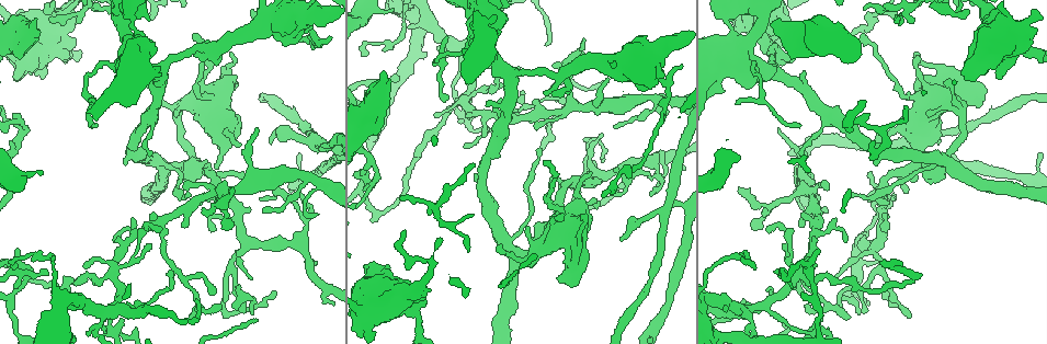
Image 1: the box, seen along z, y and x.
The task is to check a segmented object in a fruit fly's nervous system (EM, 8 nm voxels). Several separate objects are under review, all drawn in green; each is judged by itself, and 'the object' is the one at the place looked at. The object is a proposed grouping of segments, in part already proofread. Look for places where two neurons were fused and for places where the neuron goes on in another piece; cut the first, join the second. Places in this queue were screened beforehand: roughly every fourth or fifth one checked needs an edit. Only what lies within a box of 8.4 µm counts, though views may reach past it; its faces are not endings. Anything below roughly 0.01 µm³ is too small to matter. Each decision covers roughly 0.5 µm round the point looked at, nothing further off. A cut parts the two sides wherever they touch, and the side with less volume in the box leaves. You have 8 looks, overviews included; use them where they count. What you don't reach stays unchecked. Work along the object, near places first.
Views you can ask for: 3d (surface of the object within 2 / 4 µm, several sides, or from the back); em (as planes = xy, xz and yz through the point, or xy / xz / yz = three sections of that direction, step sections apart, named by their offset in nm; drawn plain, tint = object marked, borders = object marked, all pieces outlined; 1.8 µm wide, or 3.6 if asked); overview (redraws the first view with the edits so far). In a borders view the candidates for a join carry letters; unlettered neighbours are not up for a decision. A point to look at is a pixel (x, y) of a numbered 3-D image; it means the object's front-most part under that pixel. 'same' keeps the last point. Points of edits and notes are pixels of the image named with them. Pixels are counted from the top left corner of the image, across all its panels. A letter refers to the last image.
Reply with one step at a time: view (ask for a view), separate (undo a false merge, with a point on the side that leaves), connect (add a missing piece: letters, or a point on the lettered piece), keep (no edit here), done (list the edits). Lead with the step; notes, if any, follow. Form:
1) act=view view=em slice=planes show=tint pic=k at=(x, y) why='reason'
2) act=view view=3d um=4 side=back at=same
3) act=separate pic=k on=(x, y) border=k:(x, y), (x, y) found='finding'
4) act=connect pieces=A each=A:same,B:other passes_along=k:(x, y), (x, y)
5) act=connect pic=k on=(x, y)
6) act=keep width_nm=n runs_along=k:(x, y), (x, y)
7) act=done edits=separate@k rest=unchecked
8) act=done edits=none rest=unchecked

act=view view=3d um=4 pic=1 at=(110, 273) why='four-way junction'

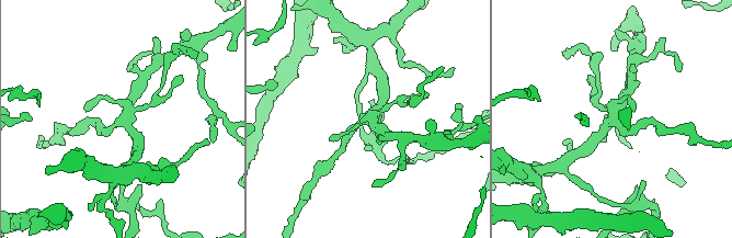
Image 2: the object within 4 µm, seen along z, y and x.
act=view view=em slice=planes show=tint pic=2 at=(609, 120)

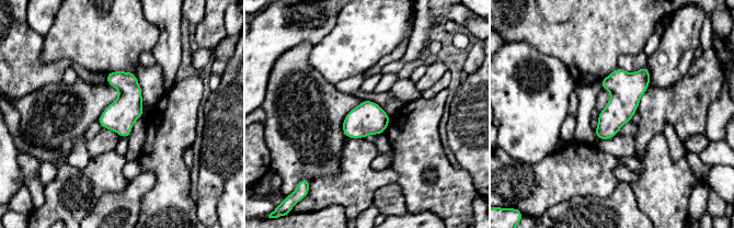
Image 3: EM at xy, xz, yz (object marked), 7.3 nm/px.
act=view view=em slice=planes show=borders at=same

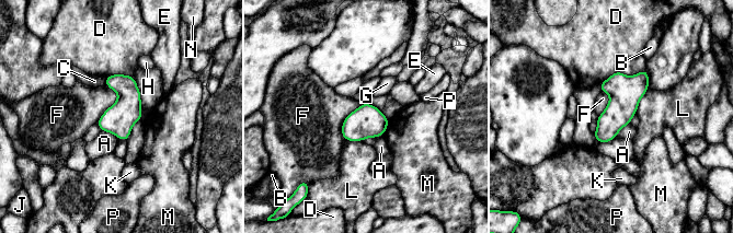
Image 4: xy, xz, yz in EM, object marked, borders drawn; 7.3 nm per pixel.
act=keep each=A:other,B:other,C:other,D:other,E:other,F:other,G:other,H:other,J:other,K:other,L:other,M:other,N:other,P:other found='one neuron here'

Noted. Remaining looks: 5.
act=view view=em slice=xz step=16 show=plain pic=1 at=(214, 49) why='arms part here'

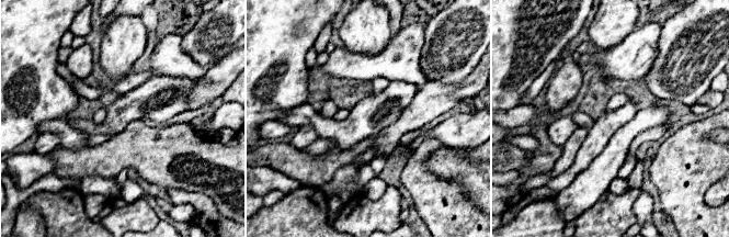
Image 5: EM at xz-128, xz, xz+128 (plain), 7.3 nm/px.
act=view view=em slice=xz step=16 show=borders at=same why='what lies round it'

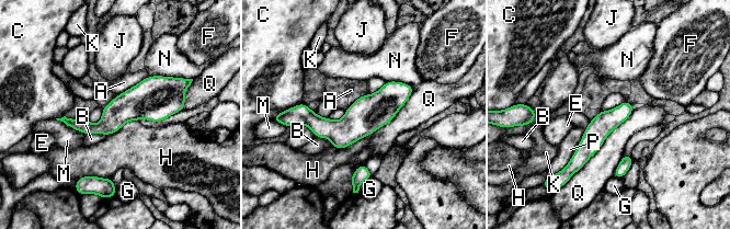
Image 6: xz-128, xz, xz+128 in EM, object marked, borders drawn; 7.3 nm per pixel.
act=keep each=A:other,B:other,C:other,E:other,F:other,G:other,H:other,J:other,K:other,M:other,N:other,P:other,Q:other border=6:(372, 133), (345, 147), (332, 147) found='continuous, no second neuron'

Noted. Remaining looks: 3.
act=view view=3d um=4 side=back pic=1 at=(913, 166)

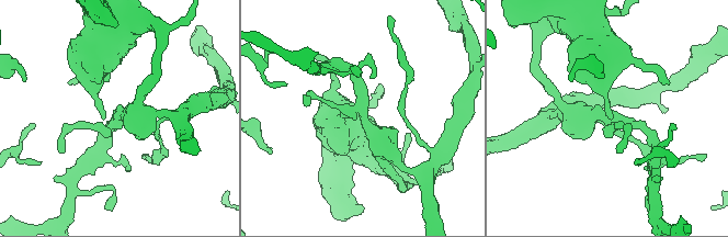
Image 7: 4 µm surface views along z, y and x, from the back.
act=view view=em slice=planes show=borders pic=7 at=(606, 117) why='now the EM'

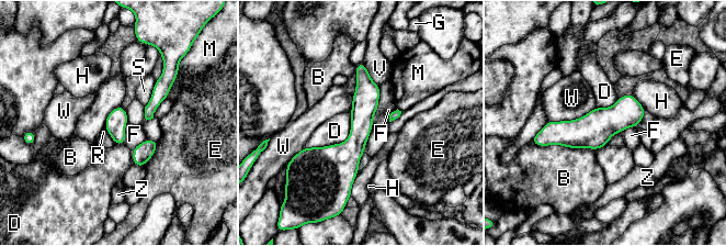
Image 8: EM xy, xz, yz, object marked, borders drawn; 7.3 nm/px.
act=keep each=B:other,D:other,E:other,F:other,G:other,H:other,M:other,R:other,S:other,V:other,W:other,Z:other runs_along=8:(361, 66), (344, 187) found='one neuron here'

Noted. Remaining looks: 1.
act=done edits=none rest=unchecked

